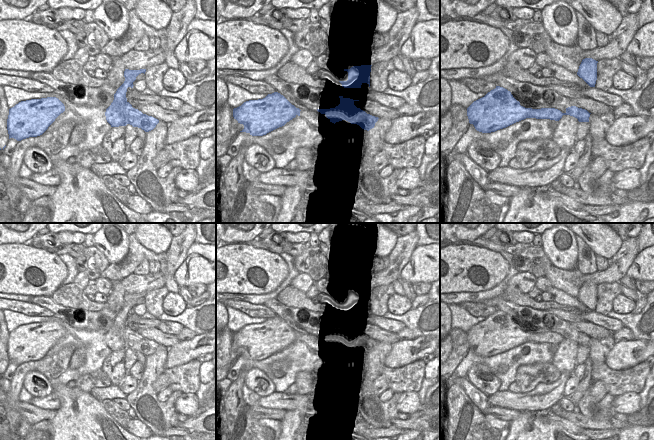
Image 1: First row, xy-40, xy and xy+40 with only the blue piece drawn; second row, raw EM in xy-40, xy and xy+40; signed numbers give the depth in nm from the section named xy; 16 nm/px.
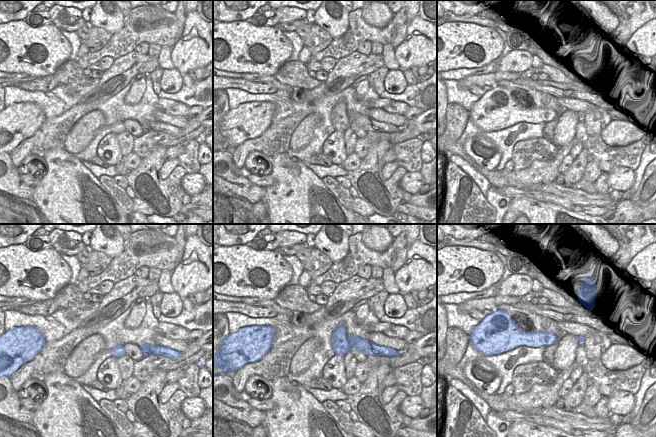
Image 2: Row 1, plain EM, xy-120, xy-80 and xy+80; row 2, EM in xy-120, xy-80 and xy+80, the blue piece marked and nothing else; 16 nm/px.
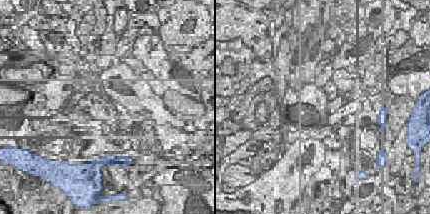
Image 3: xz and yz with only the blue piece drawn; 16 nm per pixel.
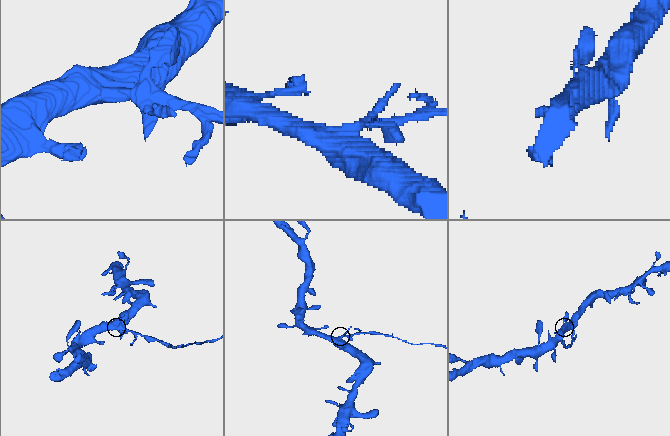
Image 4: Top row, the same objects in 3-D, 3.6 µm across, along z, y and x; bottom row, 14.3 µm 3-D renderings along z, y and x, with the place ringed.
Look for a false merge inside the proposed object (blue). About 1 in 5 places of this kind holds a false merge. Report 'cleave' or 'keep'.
cleave

